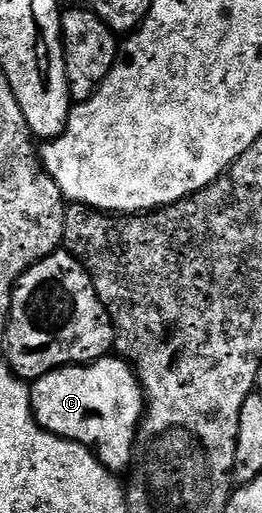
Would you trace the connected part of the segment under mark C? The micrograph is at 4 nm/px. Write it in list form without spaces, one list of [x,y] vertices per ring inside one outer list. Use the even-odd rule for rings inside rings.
[[[106,358],[94,360],[91,364],[75,364],[68,368],[57,368],[32,381],[29,390],[29,401],[33,407],[33,416],[40,428],[45,428],[55,436],[64,440],[73,440],[89,449],[103,467],[114,474],[132,465],[135,455],[135,441],[141,417],[147,411],[145,393],[136,371],[126,361],[120,358]]]

